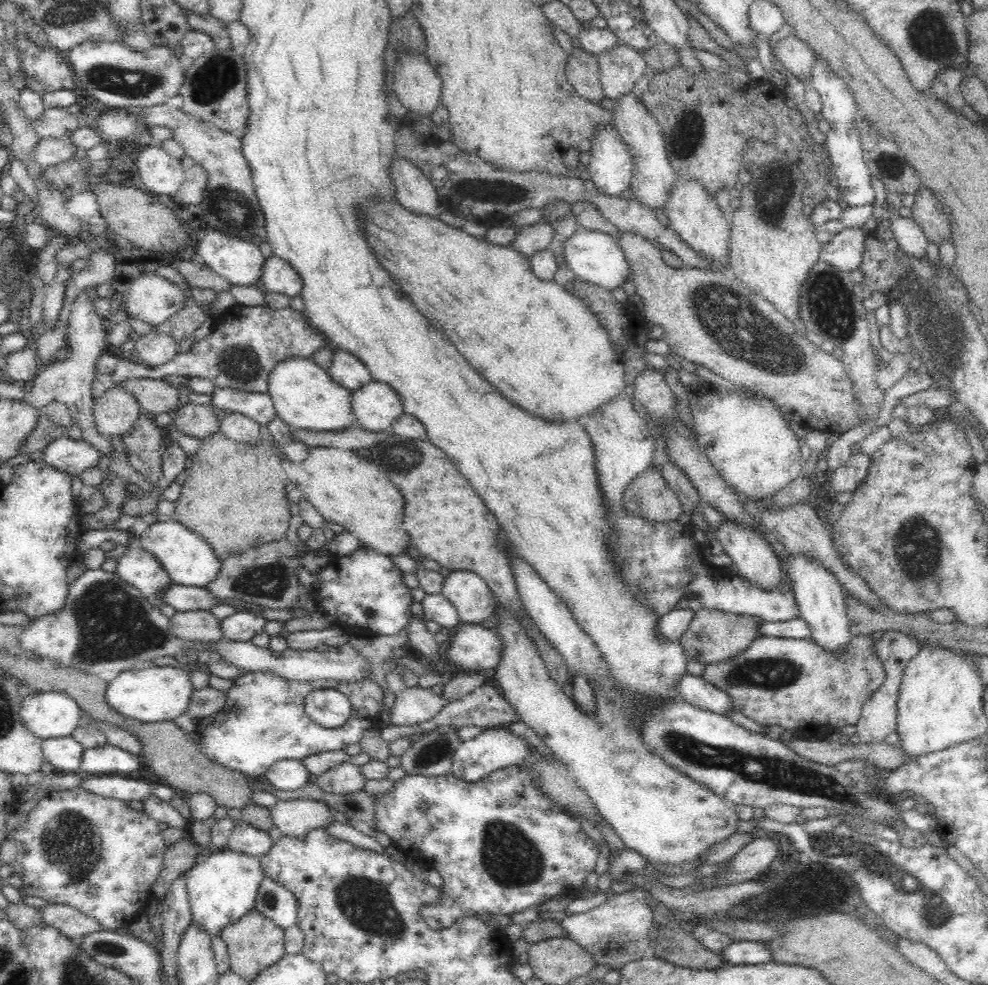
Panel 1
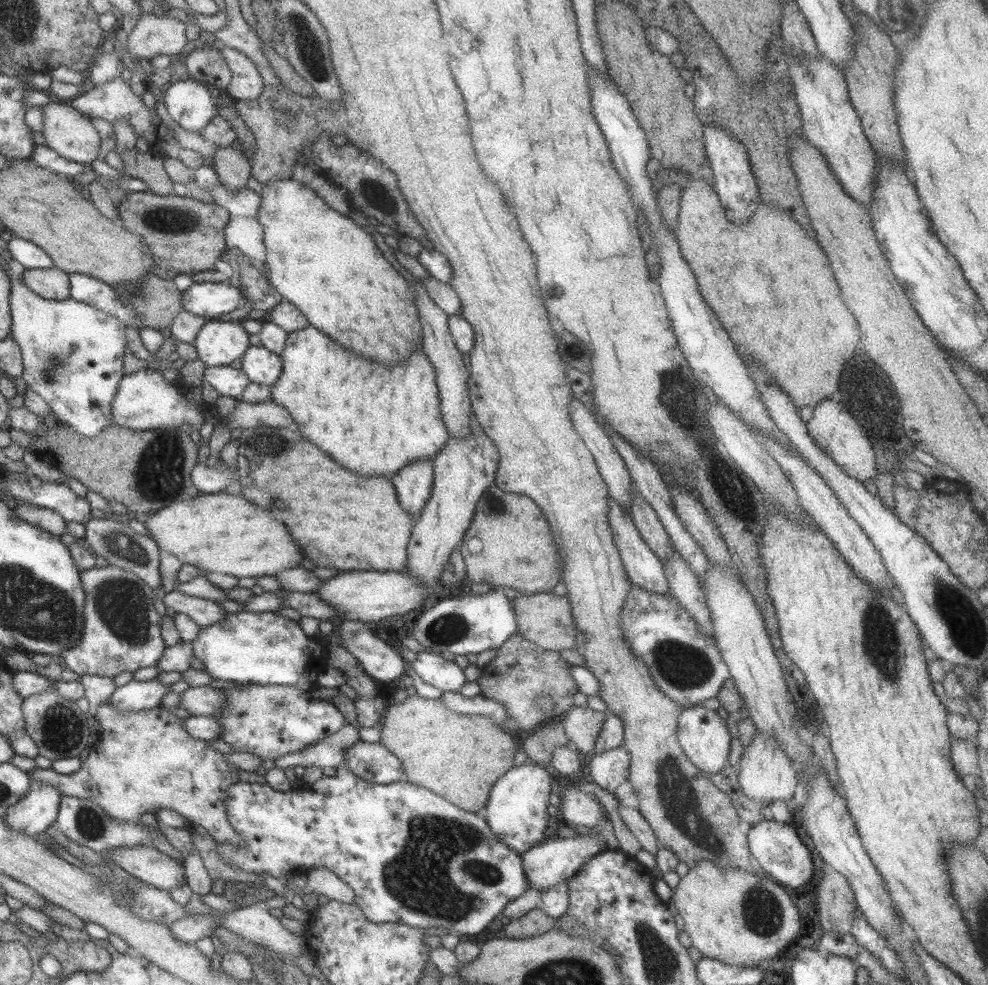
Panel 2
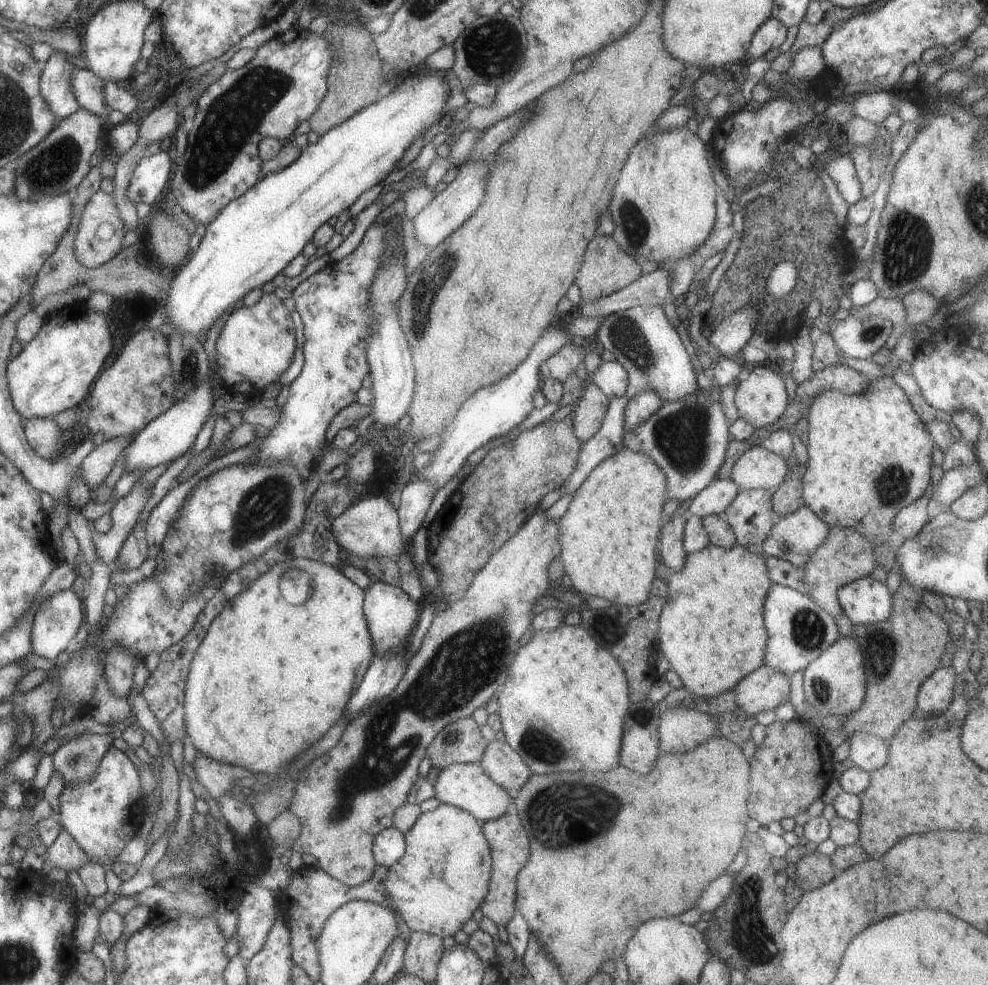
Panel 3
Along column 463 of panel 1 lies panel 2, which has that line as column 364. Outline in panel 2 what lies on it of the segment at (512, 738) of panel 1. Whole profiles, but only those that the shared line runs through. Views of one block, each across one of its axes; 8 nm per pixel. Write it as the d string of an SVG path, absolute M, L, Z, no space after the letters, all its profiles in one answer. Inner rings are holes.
M360 742L346 750L345 766L356 776L376 784L406 781L402 761L381 743Z

